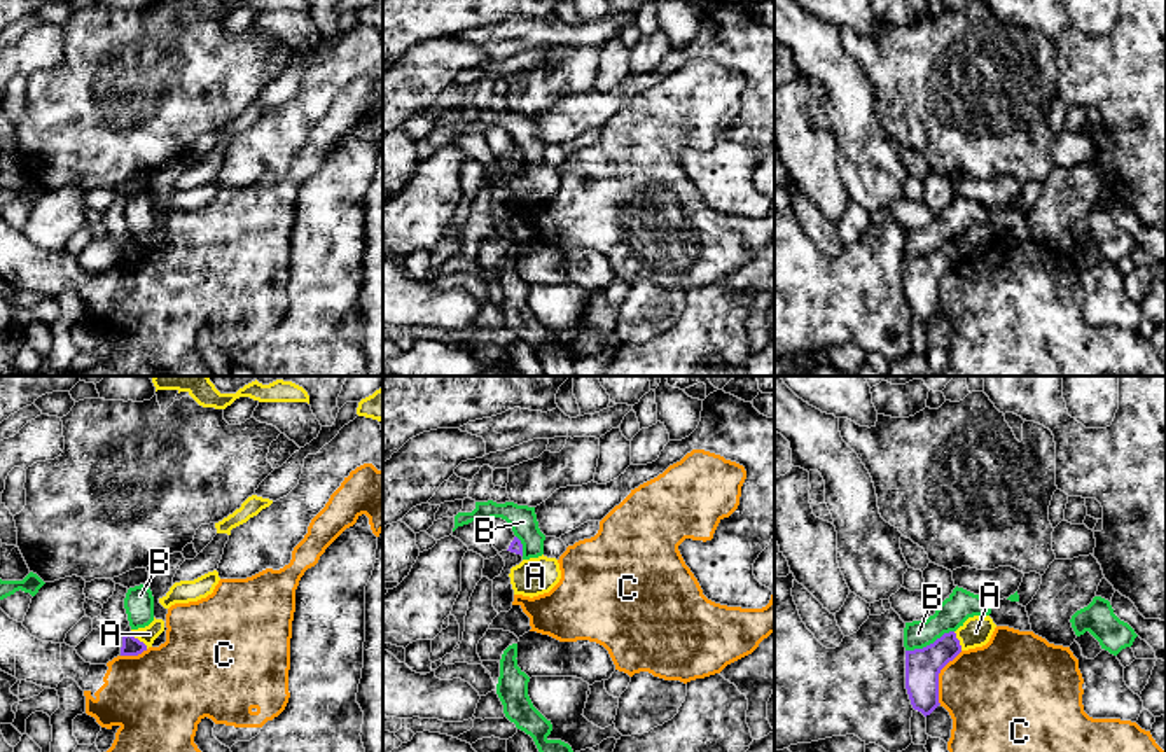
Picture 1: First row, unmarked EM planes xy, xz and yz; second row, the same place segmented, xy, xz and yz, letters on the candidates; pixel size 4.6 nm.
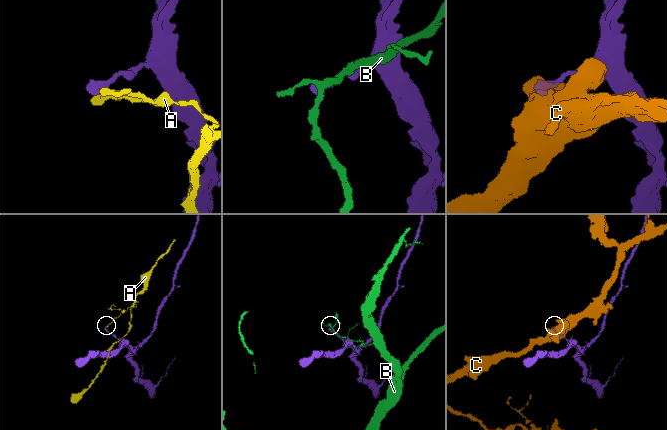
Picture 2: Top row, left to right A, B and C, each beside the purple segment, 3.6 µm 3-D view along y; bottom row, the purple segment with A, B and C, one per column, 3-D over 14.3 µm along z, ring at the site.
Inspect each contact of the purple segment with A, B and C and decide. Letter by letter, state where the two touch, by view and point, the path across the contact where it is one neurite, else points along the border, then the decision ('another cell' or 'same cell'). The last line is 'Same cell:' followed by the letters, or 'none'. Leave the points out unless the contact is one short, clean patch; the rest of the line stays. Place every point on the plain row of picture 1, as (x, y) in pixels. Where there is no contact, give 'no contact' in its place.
A: xy (137, 247) | along xy (130, 240), (147, 256) | another cell
B: yz (930, 252) | another cell
C: yz (937, 285) | along yz (962, 259), (939, 282), (939, 312) | another cell
Same cell: none

